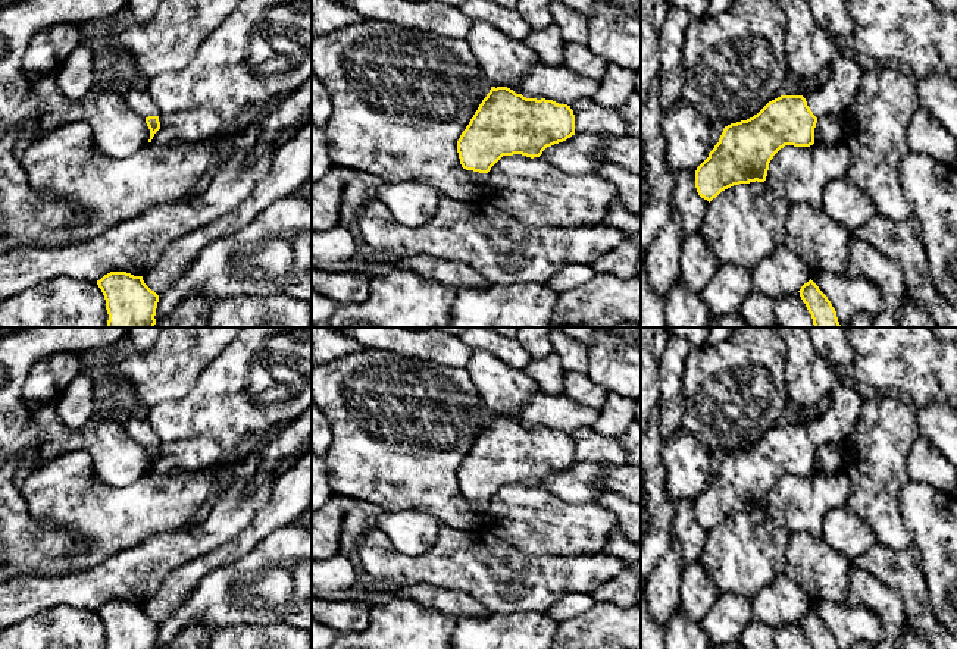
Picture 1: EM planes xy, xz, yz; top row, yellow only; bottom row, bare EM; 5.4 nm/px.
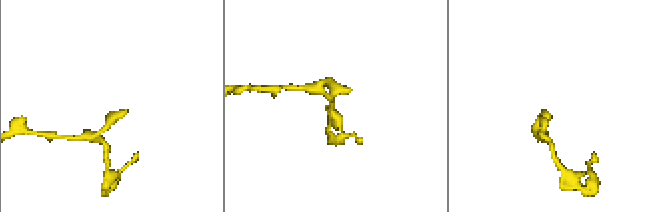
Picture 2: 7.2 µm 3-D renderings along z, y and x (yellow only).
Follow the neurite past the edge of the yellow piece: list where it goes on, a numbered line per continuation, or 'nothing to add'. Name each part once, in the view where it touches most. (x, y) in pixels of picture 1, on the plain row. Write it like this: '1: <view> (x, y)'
1: xz (479, 508)

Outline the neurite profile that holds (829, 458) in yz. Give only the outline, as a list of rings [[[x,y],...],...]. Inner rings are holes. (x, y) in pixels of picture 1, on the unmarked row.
[[[826,443],[817,446],[814,457],[814,473],[835,474],[844,467],[844,445],[842,443]]]

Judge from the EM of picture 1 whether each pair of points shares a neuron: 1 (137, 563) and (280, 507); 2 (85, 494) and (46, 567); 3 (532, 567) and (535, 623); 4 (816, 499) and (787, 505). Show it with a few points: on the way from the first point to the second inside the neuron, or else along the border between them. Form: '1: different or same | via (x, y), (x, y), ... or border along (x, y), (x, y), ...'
1: different | border along (274, 489), (255, 519), (228, 541)
2: same | via (88, 517), (88, 544), (69, 563)
3: different | border along (546, 611), (500, 613)
4: same | via (809, 499), (794, 502)

